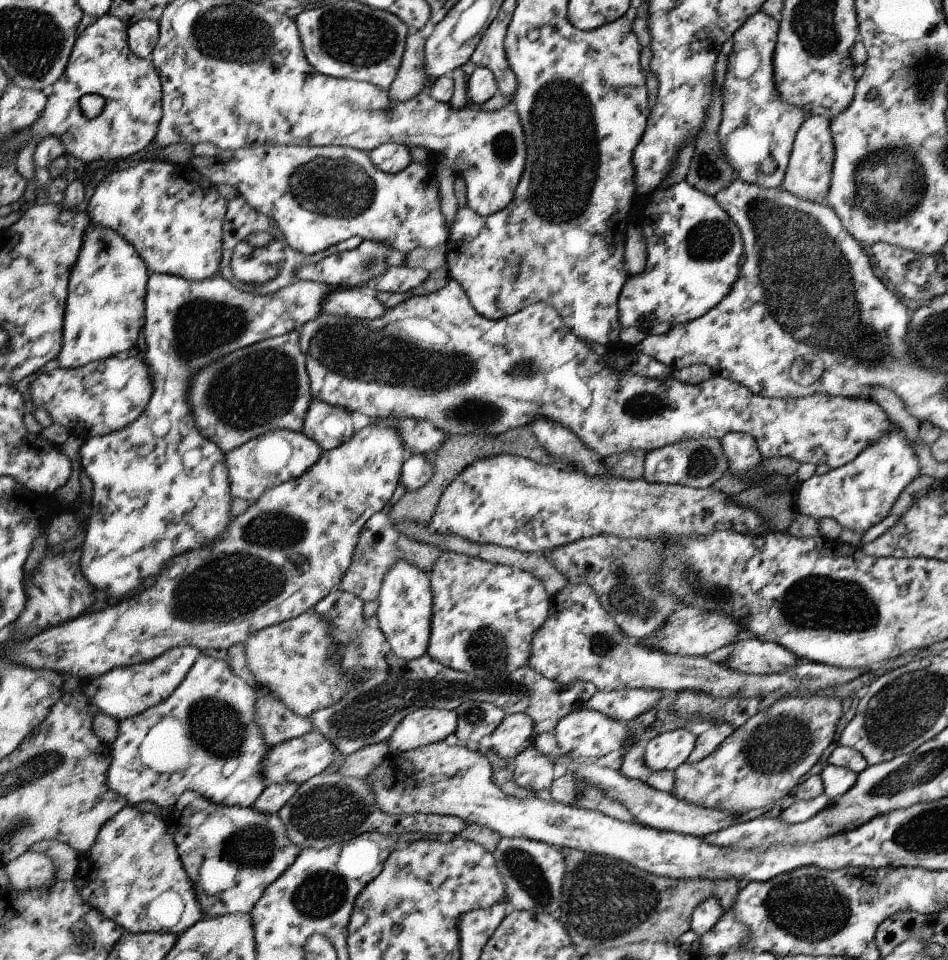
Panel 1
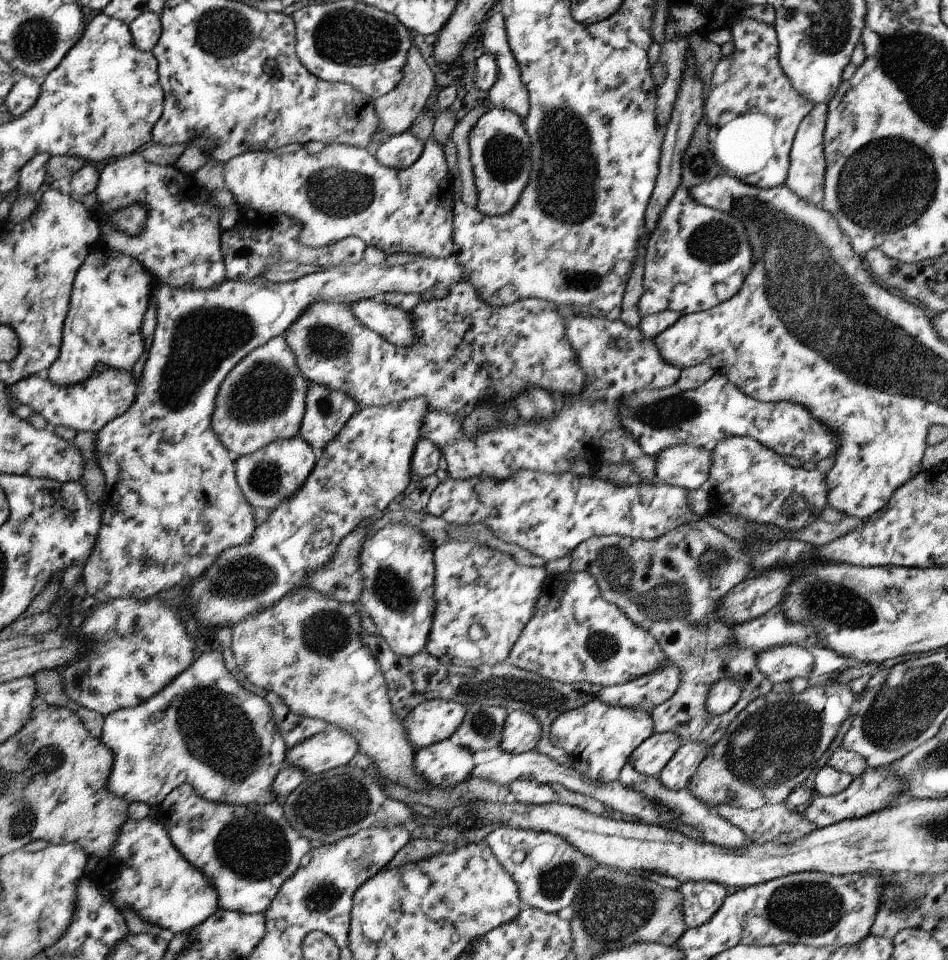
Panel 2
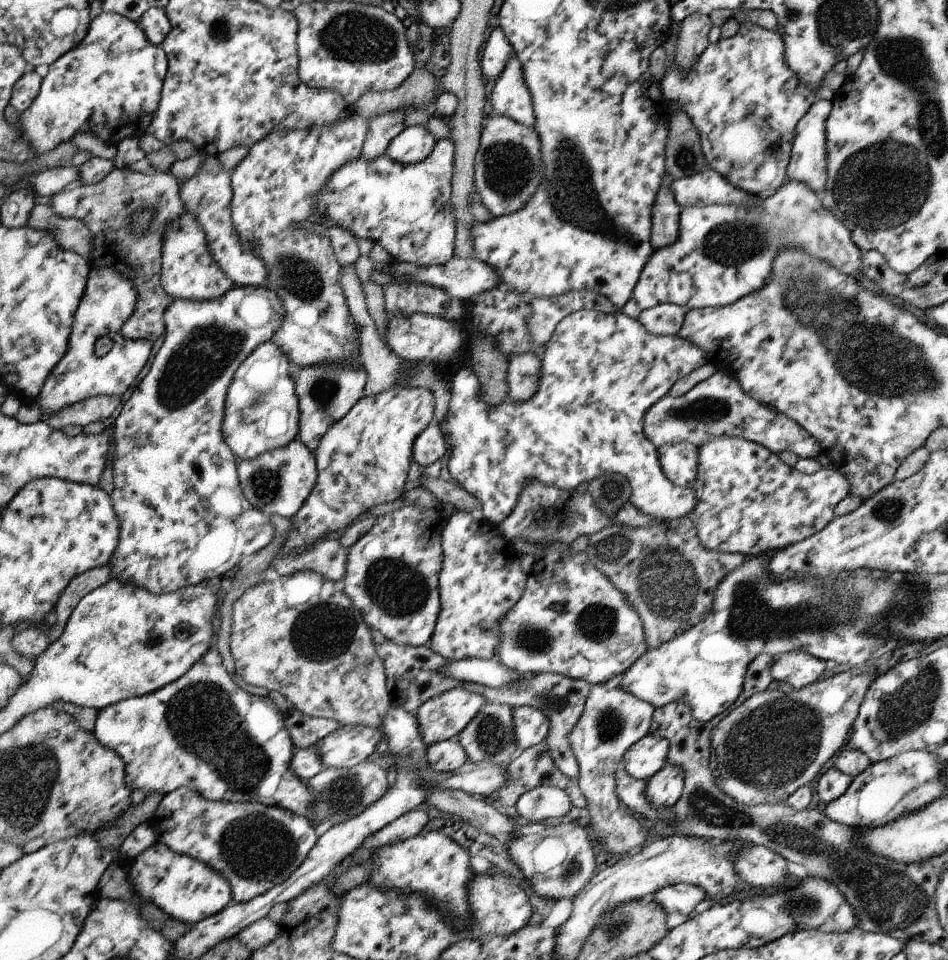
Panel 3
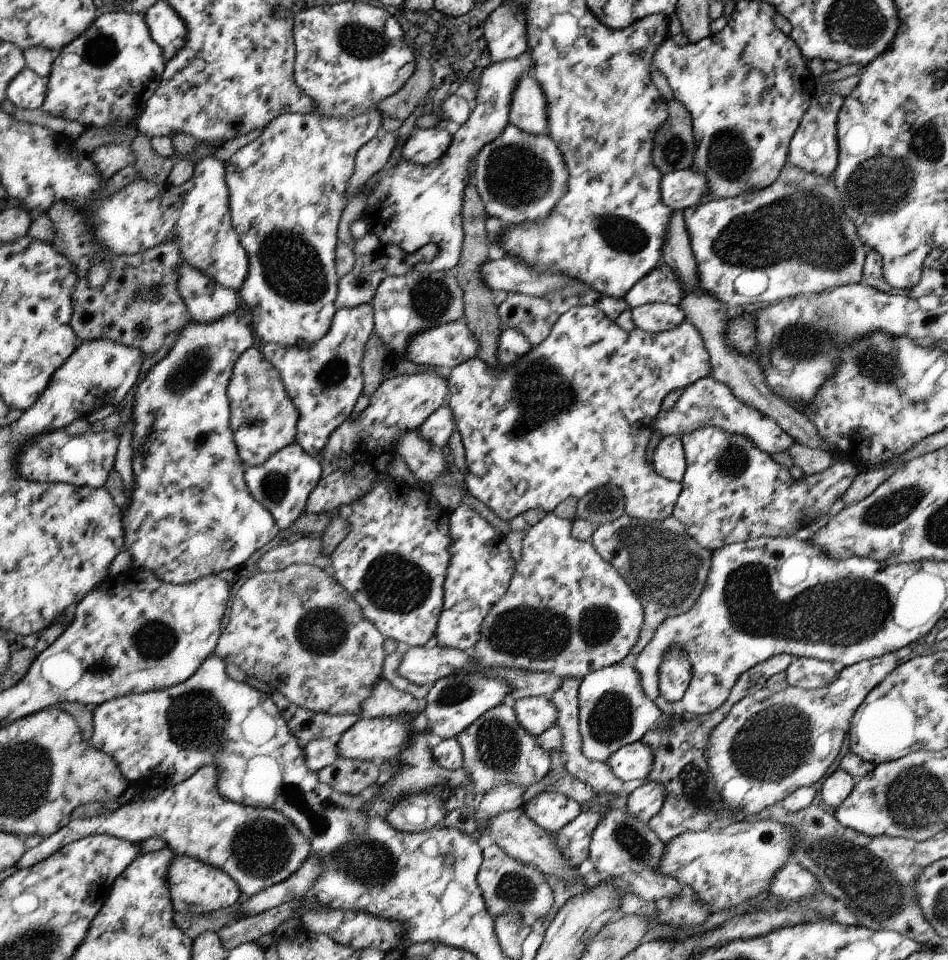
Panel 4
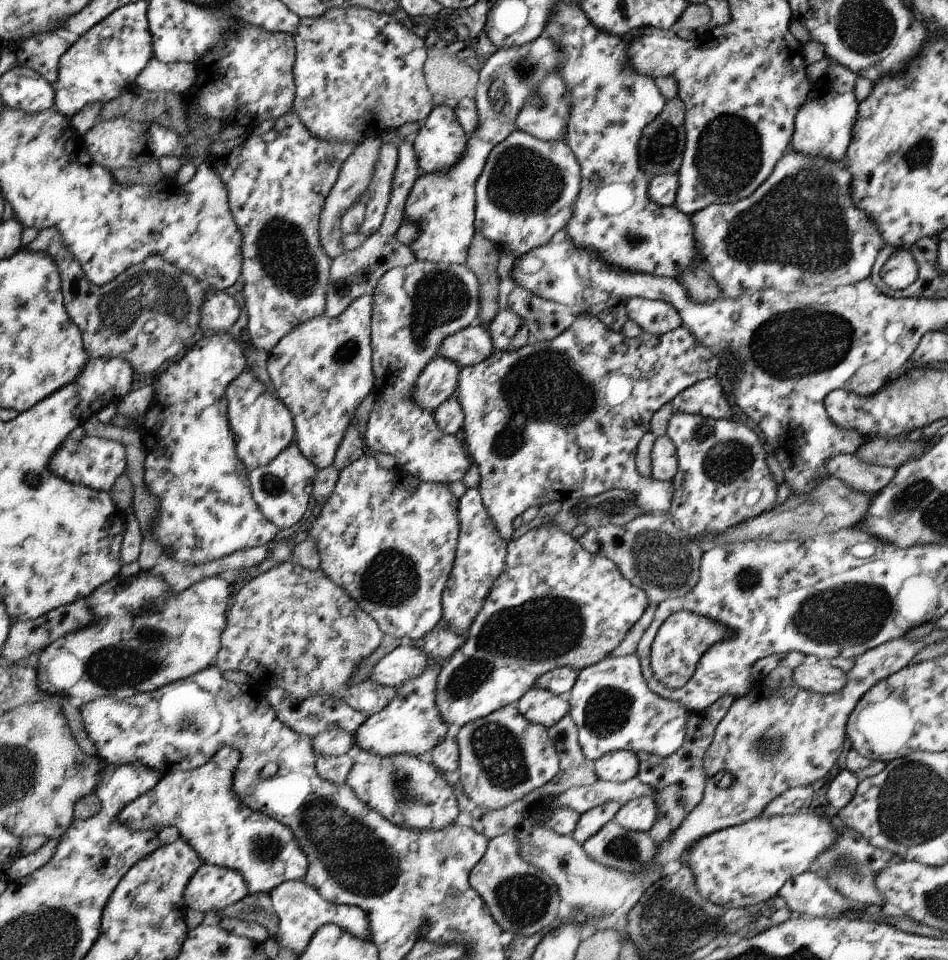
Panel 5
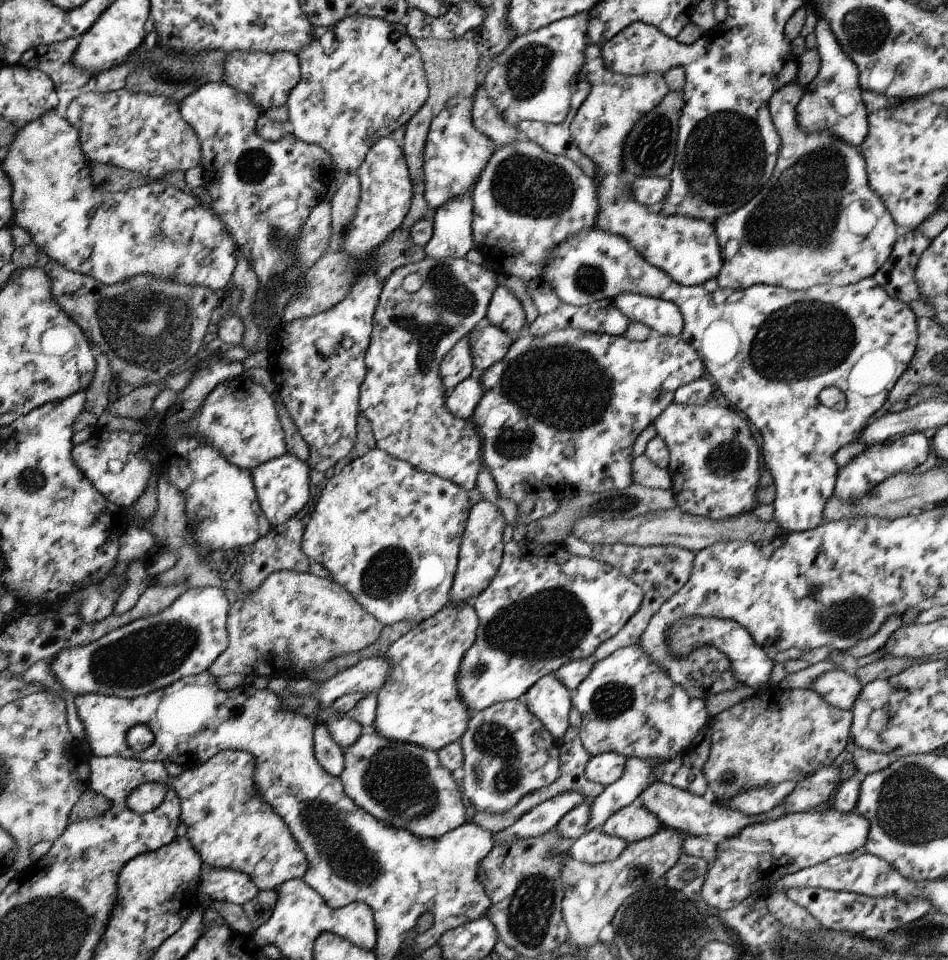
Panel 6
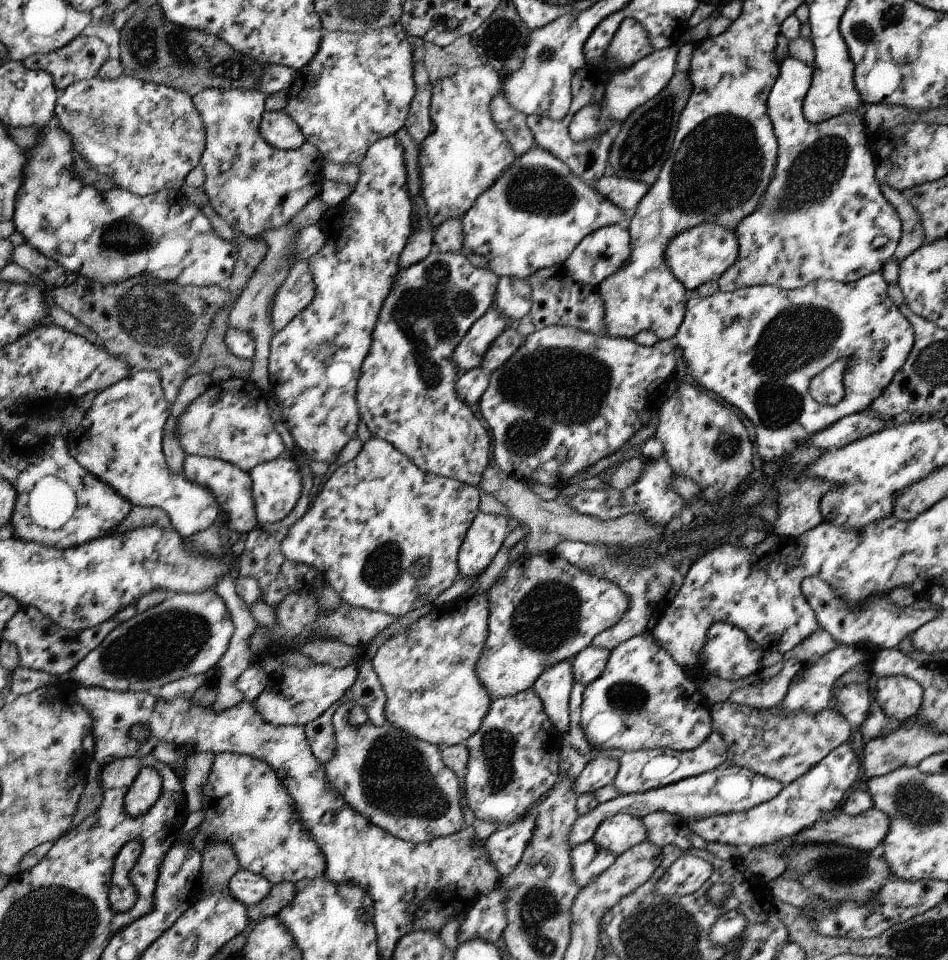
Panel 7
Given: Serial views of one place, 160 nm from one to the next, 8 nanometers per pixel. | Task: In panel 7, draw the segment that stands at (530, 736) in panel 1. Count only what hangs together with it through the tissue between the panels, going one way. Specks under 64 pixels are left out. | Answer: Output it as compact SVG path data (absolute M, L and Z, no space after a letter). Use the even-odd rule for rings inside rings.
M570 661L556 663L547 668L534 684L536 696L543 701L544 712L563 736L570 730L570 696L575 677Z

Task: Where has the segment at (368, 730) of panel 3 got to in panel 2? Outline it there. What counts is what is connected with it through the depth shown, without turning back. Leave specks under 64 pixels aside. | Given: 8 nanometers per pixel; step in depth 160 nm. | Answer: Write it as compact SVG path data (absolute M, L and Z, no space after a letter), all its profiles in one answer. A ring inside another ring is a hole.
M328 730L288 749L285 764L292 764L308 775L321 774L348 765L358 752L359 741L351 733Z

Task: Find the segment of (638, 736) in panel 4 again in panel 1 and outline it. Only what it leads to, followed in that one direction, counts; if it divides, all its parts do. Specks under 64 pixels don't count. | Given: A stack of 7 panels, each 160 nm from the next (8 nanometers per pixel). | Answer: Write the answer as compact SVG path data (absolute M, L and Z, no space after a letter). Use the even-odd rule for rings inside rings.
M582 708L567 714L556 725L555 735L562 755L571 759L580 758L580 756L599 758L614 750L626 750L630 746L625 725L623 721L614 720L604 713Z

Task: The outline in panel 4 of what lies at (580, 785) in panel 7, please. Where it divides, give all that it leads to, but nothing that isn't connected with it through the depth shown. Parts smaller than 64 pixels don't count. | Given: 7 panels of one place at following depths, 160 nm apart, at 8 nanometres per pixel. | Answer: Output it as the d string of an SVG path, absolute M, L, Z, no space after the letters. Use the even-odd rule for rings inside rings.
M642 741L628 744L620 748L611 759L606 760L610 770L620 780L644 780L652 771L655 756L652 756L650 746Z

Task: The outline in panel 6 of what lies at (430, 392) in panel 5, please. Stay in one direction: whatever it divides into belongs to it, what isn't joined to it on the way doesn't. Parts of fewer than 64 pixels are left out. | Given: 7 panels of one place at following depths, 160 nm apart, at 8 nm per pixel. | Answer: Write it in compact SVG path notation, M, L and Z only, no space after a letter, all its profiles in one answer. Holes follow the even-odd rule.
M466 336L448 351L439 366L439 377L447 391L454 390L463 380L474 374L473 360L471 345Z

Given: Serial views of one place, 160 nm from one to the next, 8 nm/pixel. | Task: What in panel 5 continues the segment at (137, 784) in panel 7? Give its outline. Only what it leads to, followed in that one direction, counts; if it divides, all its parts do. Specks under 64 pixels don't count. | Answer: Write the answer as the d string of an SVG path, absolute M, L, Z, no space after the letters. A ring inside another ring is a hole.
M226 746L202 767L165 775L155 788L128 804L120 812L119 820L131 830L161 830L164 826L176 826L180 839L195 849L203 863L234 869L242 874L246 878L249 894L271 893L284 882L302 880L307 874L309 862L288 826L262 812L251 810L236 796L236 768L242 758L238 749Z

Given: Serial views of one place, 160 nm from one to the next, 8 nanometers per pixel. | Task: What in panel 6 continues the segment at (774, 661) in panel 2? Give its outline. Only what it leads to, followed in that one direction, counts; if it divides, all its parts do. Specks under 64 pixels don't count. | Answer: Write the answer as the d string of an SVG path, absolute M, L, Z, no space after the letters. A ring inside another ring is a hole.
M838 667L816 677L812 681L811 689L819 693L828 704L850 710L858 702L863 690L855 675L844 672Z

